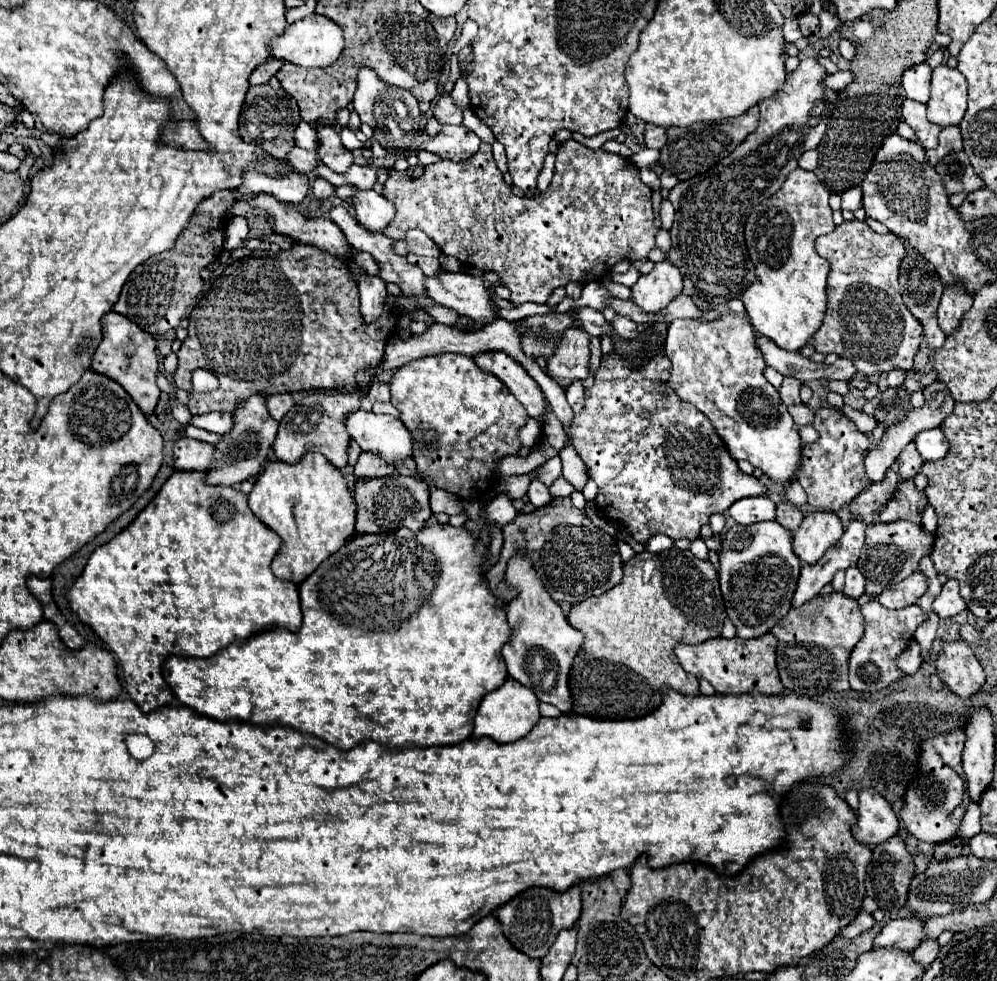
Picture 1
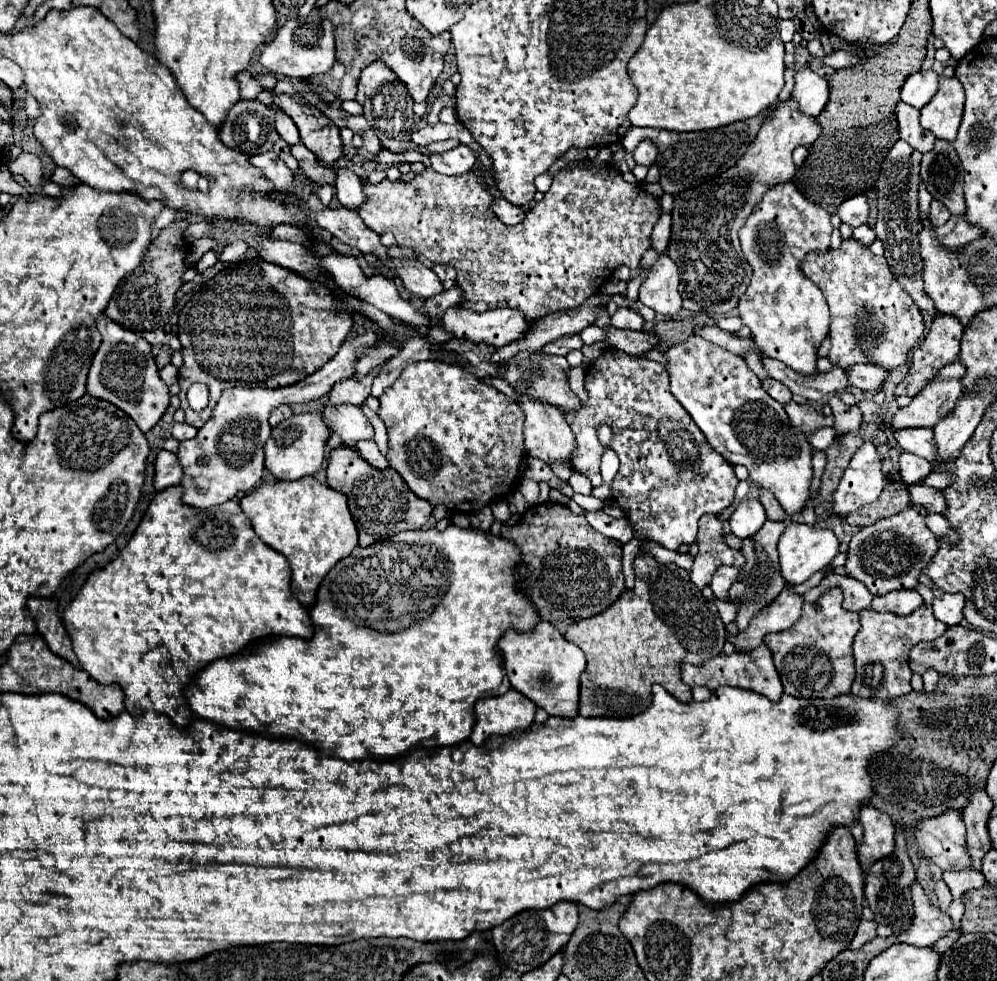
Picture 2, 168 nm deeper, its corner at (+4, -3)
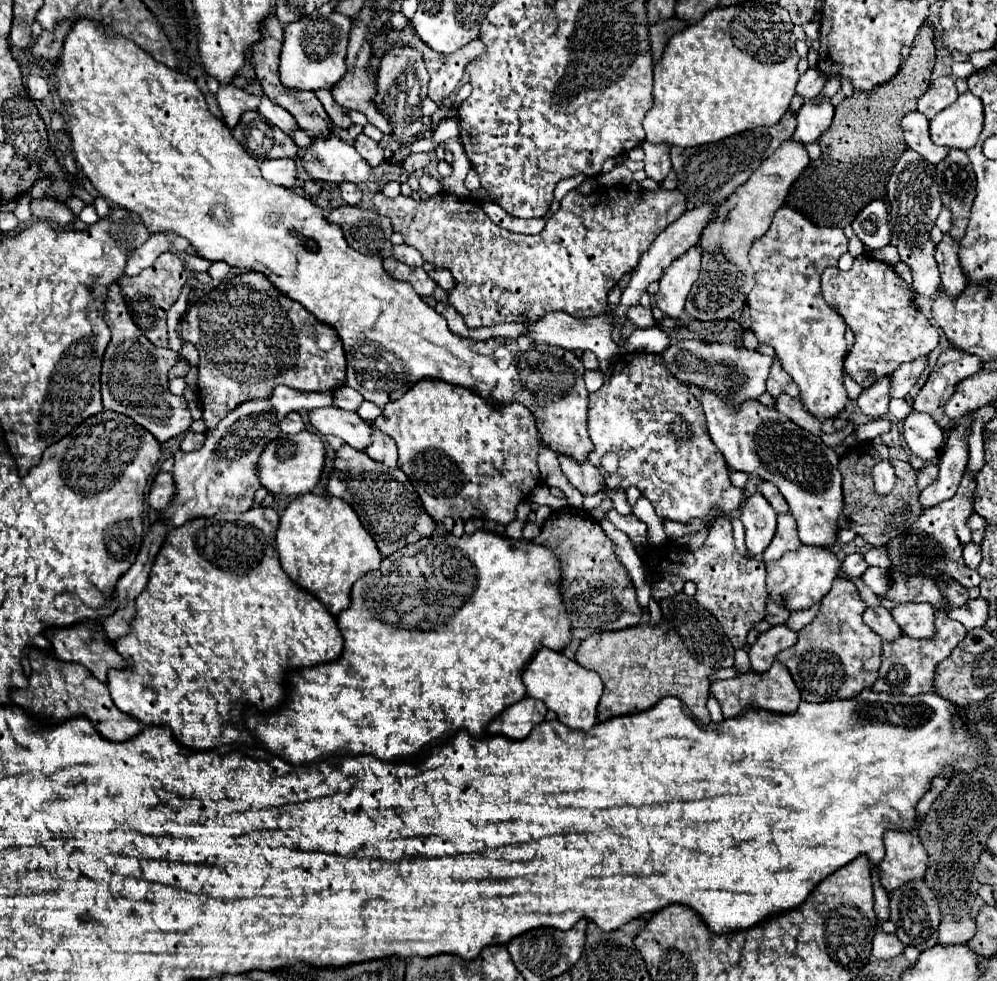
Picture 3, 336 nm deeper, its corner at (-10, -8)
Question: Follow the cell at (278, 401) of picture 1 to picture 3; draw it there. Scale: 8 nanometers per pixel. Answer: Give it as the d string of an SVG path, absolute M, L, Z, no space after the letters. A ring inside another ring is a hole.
M290 412L290 414L282 420L280 430L282 430L284 434L298 434L298 432L302 432L302 430L304 430L304 420L302 420L302 416L300 416L298 412Z

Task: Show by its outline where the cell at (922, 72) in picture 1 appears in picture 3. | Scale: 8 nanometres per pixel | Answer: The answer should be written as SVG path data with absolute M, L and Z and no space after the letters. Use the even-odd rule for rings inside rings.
M944 76L930 84L926 94L918 100L918 112L922 112L926 118L932 118L946 106L950 106L958 98L958 90L954 86L954 78Z

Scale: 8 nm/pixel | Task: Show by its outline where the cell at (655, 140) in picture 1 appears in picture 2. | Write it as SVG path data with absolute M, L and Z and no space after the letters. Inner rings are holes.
M644 139L644 141L640 141L638 143L638 147L634 149L634 161L636 161L636 165L644 165L644 167L650 167L650 165L654 165L654 161L656 161L656 155L658 155L658 149L656 149L656 145L650 141L650 139Z

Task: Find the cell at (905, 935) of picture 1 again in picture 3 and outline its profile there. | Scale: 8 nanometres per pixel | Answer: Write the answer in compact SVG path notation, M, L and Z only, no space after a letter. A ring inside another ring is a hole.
M944 916L938 928L938 942L940 944L966 944L974 936L974 920L972 918L960 918Z

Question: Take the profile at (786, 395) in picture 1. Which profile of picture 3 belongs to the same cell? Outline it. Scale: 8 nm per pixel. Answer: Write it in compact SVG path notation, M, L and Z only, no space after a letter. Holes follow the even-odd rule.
M774 360L774 364L772 364L772 372L770 372L770 378L768 378L768 392L772 394L772 398L776 400L780 394L784 394L784 388L786 388L786 384L790 384L792 382L792 378L788 378L788 374L782 370L782 366L780 366L780 362L778 360Z

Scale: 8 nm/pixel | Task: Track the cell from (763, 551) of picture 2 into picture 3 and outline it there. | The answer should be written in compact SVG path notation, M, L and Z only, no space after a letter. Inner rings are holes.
M782 514L782 516L778 516L778 530L776 530L770 546L764 550L762 558L764 558L764 562L778 560L778 558L782 558L784 552L796 550L800 544L802 542L798 538L796 520L792 518L792 514Z

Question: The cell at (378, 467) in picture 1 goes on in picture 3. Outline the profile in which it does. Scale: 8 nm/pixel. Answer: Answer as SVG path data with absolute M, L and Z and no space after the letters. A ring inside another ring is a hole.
M376 430L374 432L376 436L372 438L372 444L368 446L368 454L386 464L386 466L392 466L392 468L398 468L398 452L396 452L396 442L392 442L392 438L388 438L384 432Z

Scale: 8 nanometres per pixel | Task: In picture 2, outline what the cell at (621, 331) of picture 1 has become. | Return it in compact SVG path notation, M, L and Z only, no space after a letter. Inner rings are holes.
M620 307L614 315L612 315L612 327L616 329L632 329L632 331L642 331L644 319L640 313L628 309L628 307Z

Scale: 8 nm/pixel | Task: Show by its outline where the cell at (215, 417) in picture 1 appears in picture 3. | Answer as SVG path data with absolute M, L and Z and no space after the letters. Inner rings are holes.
M188 430L184 440L182 440L182 444L180 444L180 450L182 452L192 452L192 450L200 448L204 444L204 438L206 438L206 434L198 434L194 430Z

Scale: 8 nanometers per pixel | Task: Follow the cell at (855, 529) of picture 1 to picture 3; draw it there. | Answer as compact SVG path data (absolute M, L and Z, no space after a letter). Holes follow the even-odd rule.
M778 624L768 628L766 632L762 632L758 636L758 640L748 648L748 656L750 656L750 664L754 672L766 672L776 654L784 648L790 648L796 644L798 634L794 630L790 630L786 624Z

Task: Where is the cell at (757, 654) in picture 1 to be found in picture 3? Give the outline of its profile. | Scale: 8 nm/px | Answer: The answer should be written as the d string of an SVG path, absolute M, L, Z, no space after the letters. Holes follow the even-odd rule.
M774 660L772 668L766 672L742 672L730 680L716 680L710 686L712 696L718 700L724 718L732 718L736 714L740 714L746 706L760 706L764 710L770 712L778 712L778 714L792 714L796 712L798 704L800 704L800 690L798 686L792 682L792 676L788 674L788 668Z

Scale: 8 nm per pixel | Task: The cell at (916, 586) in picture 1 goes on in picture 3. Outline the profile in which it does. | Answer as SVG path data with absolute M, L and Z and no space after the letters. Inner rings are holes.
M896 604L892 618L910 638L928 638L934 634L934 610L928 604Z

